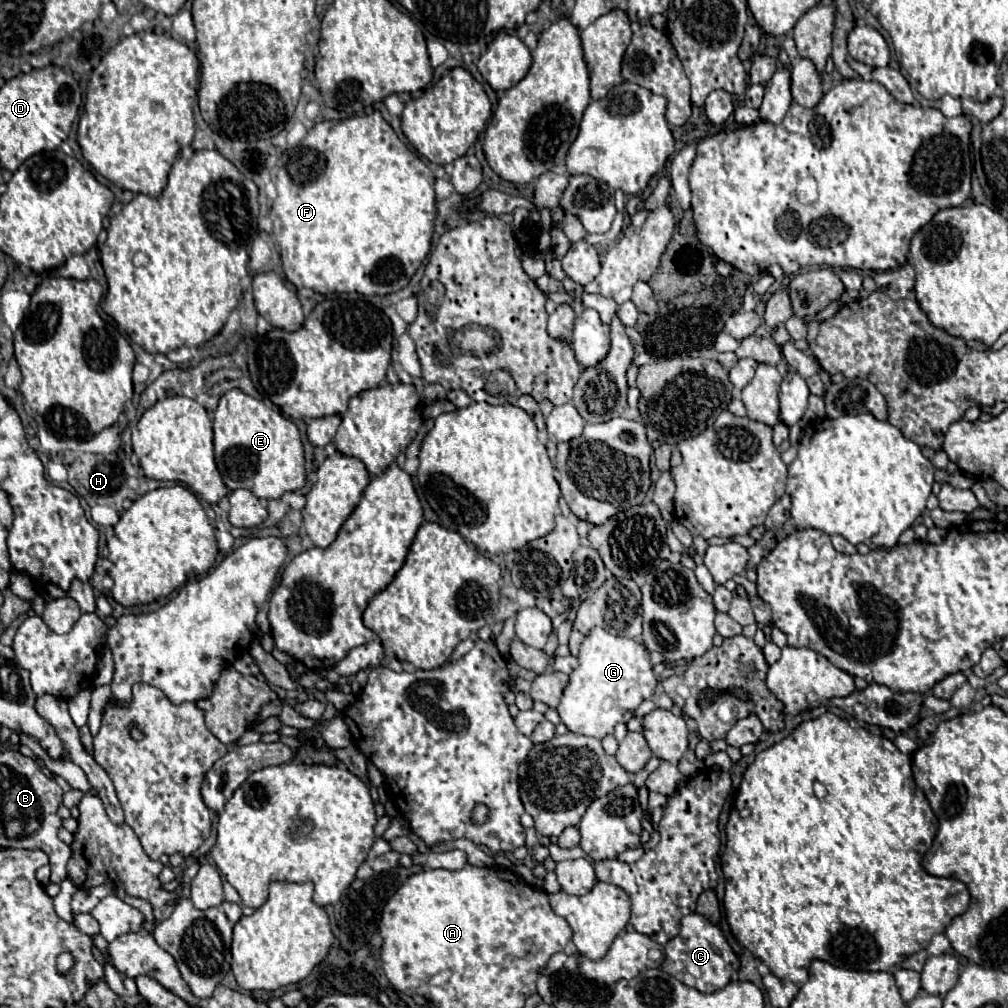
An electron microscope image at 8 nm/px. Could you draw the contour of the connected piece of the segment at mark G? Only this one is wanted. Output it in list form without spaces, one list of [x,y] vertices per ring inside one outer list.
[[[593,628],[585,636],[577,658],[579,666],[569,674],[569,684],[563,690],[557,712],[569,732],[603,740],[607,734],[613,734],[615,724],[621,722],[627,710],[635,710],[645,698],[653,696],[657,678],[649,662],[649,650],[637,640]]]

